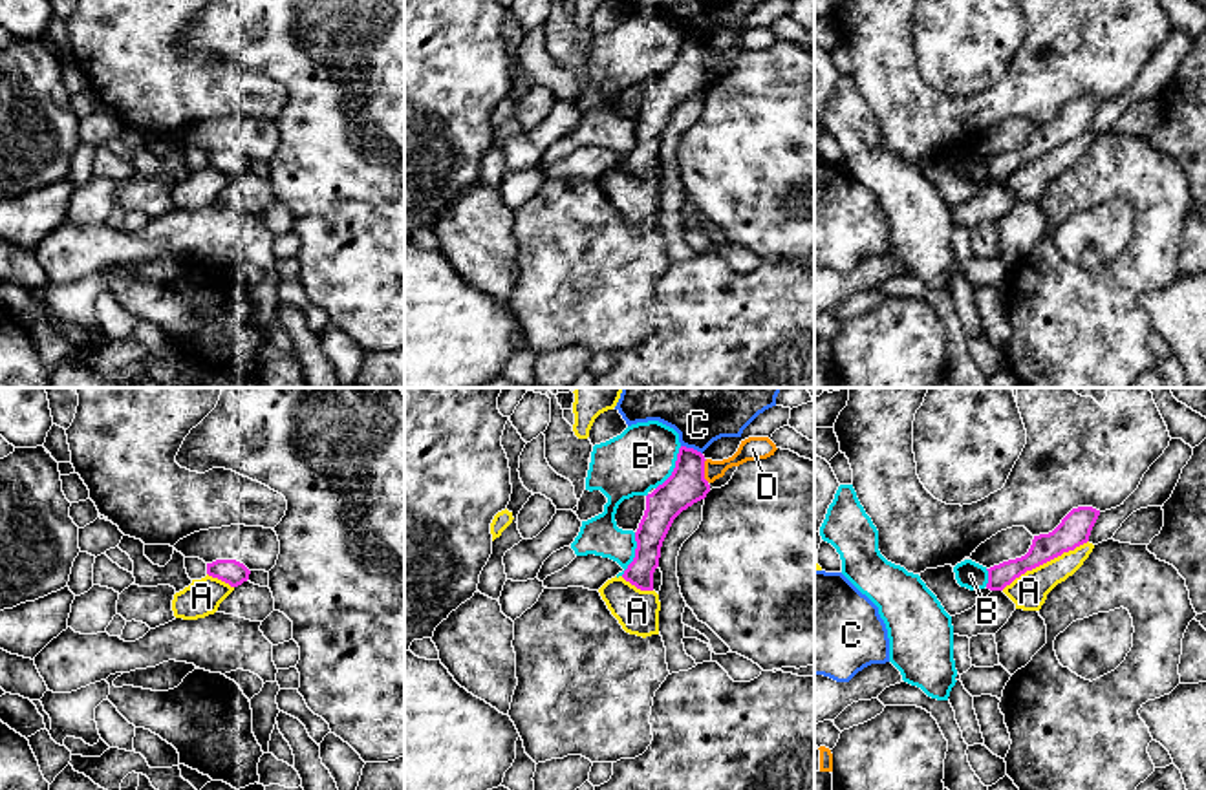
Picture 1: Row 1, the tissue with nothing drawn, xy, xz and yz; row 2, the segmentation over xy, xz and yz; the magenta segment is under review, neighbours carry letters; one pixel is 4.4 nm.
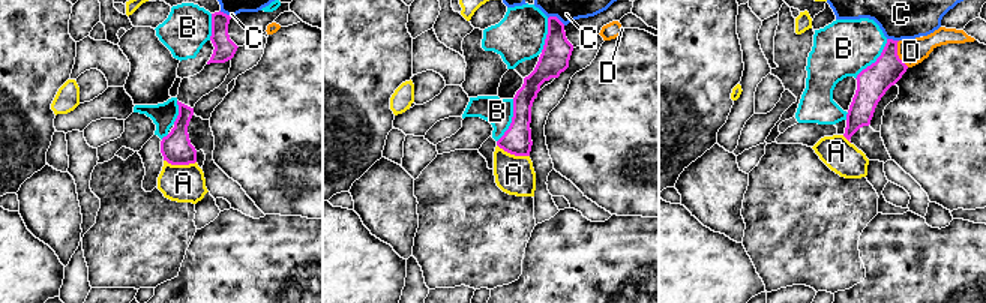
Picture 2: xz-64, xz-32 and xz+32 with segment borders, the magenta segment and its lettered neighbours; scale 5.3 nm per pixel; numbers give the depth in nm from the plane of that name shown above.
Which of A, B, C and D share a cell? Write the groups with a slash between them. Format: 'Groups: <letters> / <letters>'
Groups: A / B / C / D

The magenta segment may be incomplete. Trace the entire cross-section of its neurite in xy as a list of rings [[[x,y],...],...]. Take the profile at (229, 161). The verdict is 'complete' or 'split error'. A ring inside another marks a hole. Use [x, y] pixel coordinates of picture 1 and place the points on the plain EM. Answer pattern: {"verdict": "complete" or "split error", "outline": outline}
{"verdict": "complete", "outline": [[[216,150],[207,154],[207,165],[238,177],[249,170],[251,161],[236,150]]]}

